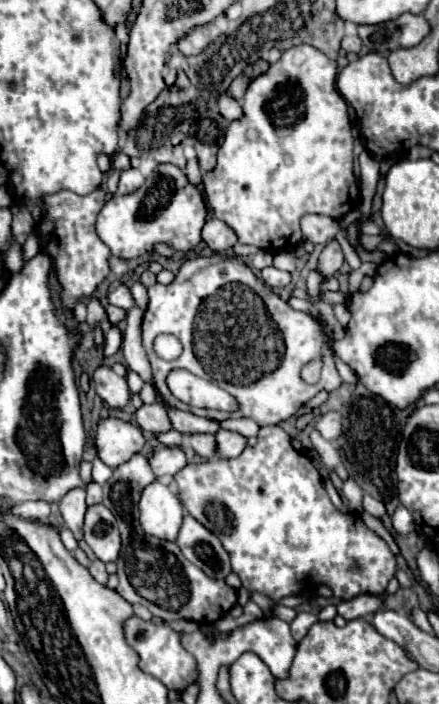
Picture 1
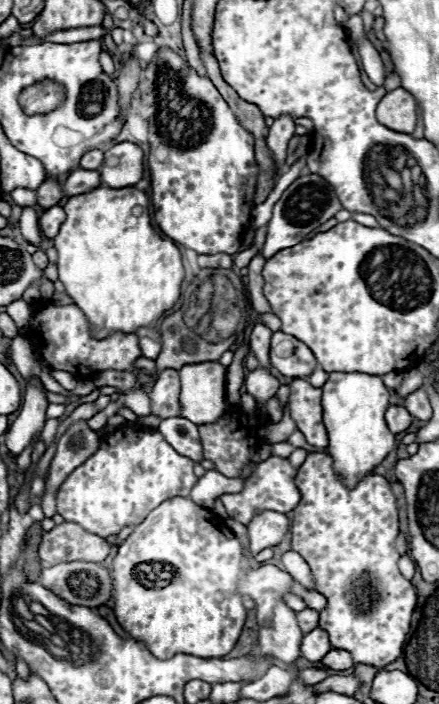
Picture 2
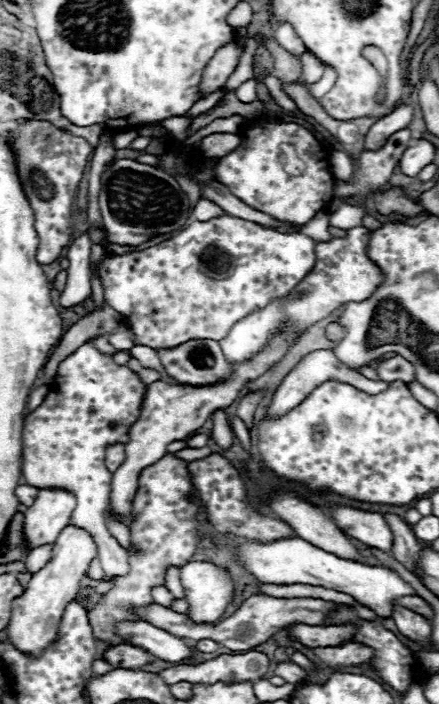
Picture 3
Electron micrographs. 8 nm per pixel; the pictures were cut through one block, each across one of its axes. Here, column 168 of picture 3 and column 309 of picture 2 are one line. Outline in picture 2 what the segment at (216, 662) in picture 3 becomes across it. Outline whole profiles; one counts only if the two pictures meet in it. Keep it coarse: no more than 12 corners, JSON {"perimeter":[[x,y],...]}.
{"perimeter":[[304,668],[298,678],[304,684],[322,682],[328,674],[318,668]]}

